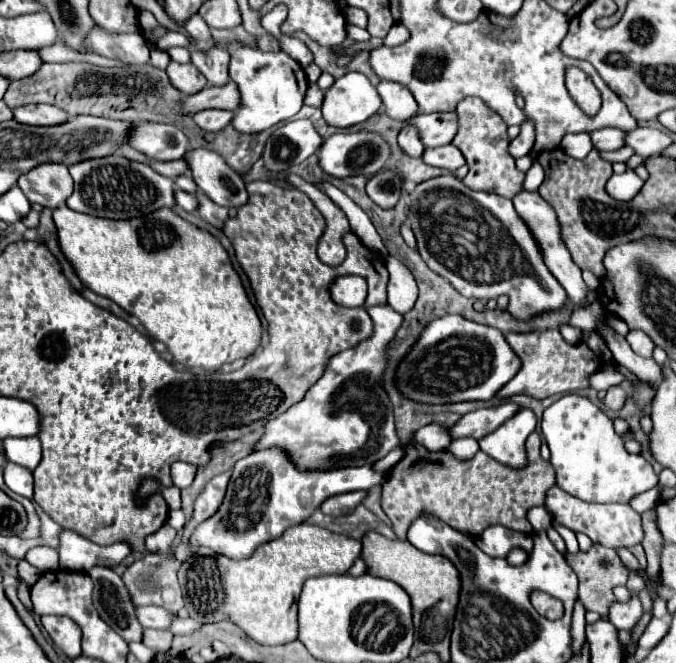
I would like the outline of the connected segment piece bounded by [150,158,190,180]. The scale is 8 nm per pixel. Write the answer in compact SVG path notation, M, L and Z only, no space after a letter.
M182 158L182 160L174 160L174 162L152 162L150 164L158 174L162 176L168 176L168 178L178 178L182 174L188 174L190 172L190 166L188 162Z

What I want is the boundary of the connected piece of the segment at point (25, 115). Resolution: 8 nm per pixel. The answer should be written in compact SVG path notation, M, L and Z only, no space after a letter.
M26 104L14 108L14 120L30 126L52 126L58 122L66 122L68 114L56 106L50 104Z

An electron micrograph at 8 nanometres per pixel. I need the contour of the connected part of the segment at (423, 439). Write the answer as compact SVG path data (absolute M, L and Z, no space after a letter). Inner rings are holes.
M430 424L430 426L424 426L422 432L416 432L414 440L418 444L422 444L424 448L428 448L430 452L442 452L450 446L450 436L448 436L448 430L446 428L440 428L436 424Z

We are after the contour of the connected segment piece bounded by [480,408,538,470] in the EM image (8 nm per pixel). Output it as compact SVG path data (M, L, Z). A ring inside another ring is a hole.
M520 408L498 430L480 440L480 450L498 460L504 466L522 470L528 466L524 442L536 428L536 414L528 408Z

